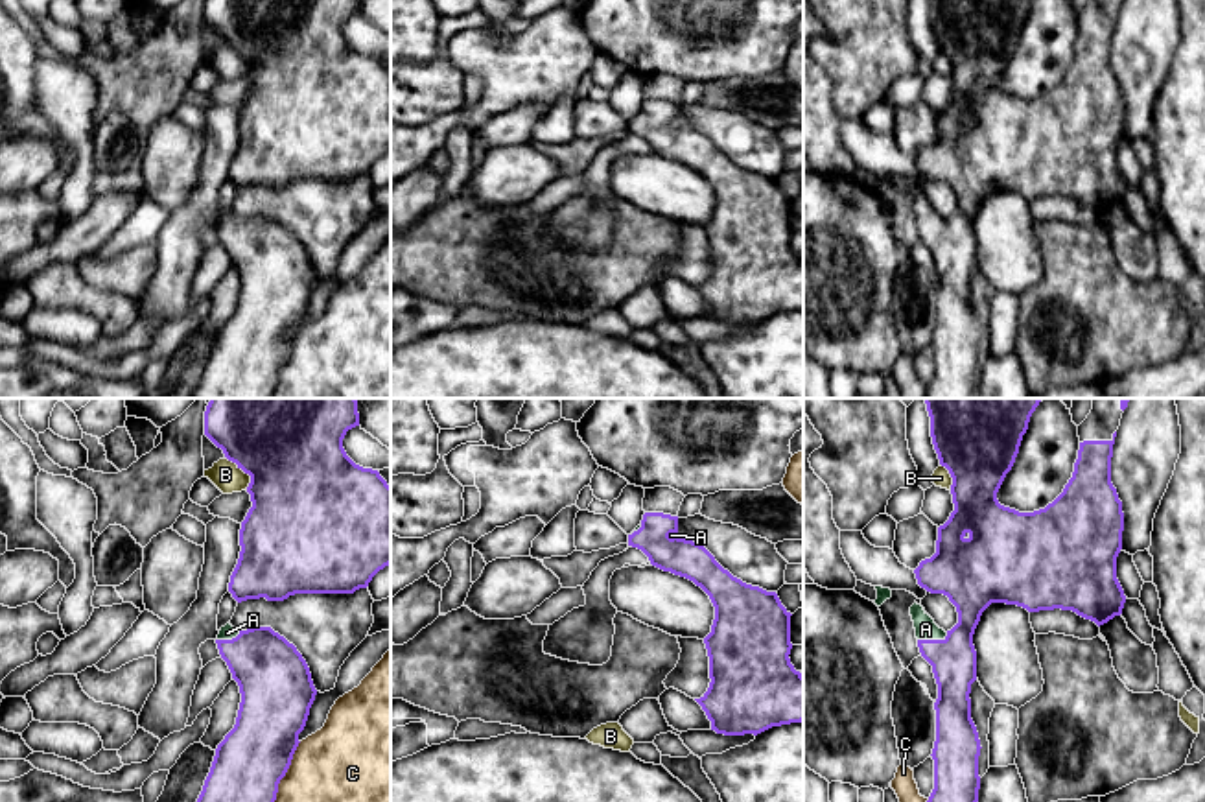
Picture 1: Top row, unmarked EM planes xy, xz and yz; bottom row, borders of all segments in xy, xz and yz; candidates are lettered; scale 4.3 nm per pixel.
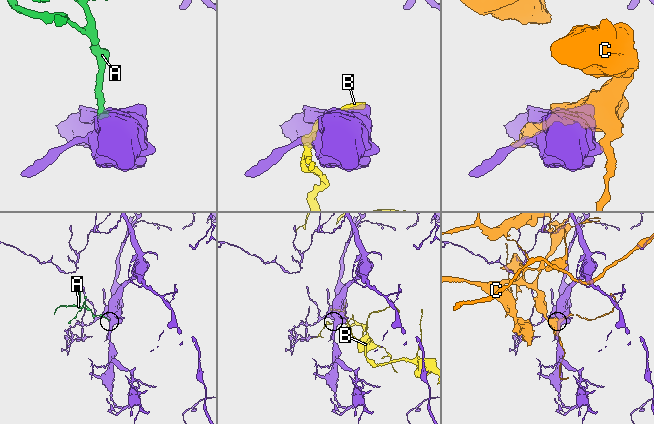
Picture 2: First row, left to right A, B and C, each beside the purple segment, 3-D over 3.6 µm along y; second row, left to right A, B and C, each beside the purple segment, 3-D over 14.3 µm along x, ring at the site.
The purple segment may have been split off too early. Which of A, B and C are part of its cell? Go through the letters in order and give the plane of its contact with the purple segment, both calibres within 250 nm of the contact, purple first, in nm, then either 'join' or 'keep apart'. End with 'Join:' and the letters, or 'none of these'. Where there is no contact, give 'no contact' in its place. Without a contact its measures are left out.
A: meets purple in yz; 200 nm thick on the purple side, 100 nm on the other; join
B: meets purple in xy; 440 nm thick on the purple side, 130 nm on the other; keep apart
C: meets purple in xy; 320 nm thick on the purple side, 500 nm on the other; keep apart
Join: A

